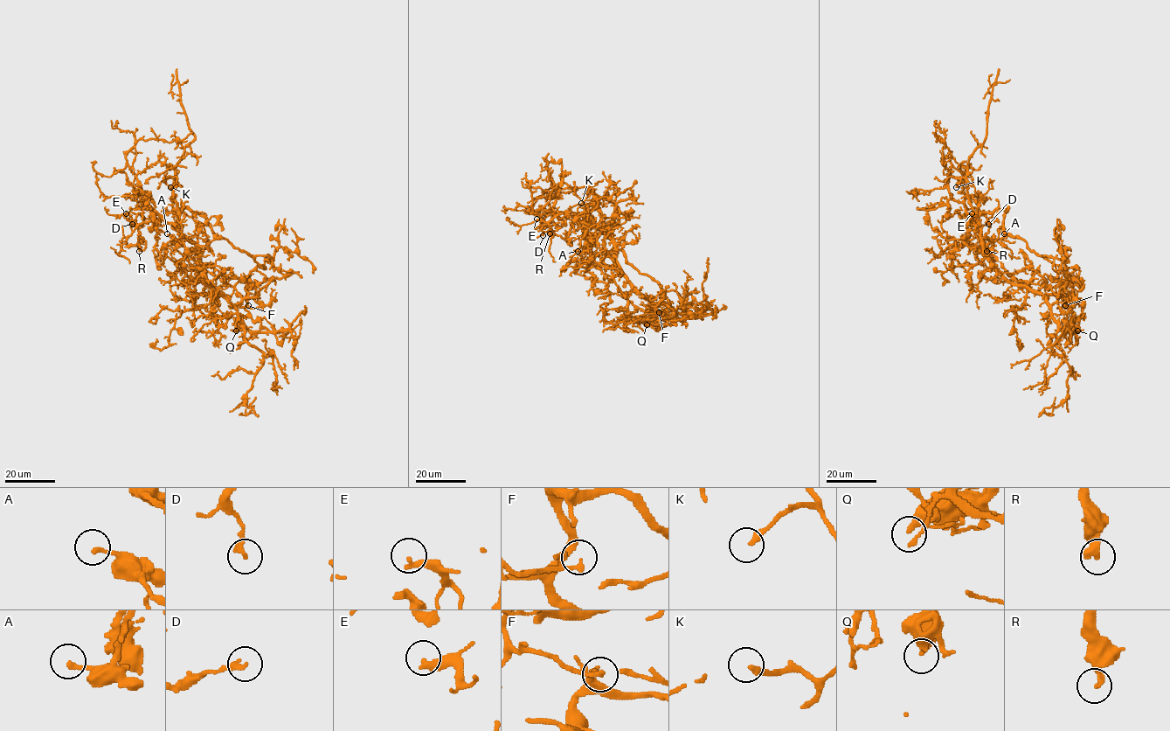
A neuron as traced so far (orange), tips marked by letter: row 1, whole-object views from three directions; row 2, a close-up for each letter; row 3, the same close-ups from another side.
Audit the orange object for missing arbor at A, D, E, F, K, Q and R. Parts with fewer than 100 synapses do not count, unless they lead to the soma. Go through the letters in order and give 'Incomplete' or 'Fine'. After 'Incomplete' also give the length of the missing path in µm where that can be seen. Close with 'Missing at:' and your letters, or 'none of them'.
A: Fine
D: Fine
E: Fine
F: Fine
K: Fine
Q: Fine
R: Fine
Missing at: none of them

